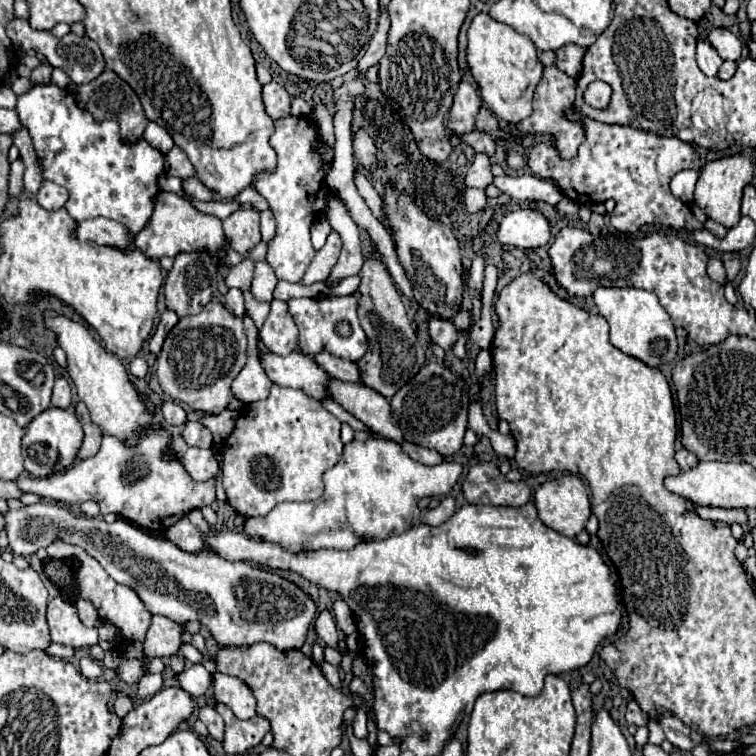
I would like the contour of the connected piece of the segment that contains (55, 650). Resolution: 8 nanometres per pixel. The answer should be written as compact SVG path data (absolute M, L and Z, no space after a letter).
M50 644L46 650L44 650L48 656L54 656L54 658L62 658L62 660L68 660L72 658L74 650L68 648L68 646L60 646L60 644Z

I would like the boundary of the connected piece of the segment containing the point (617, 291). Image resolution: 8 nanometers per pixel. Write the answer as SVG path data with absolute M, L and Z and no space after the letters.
M598 288L594 292L594 304L610 324L610 342L624 354L652 368L664 366L676 358L678 342L672 318L660 306L654 292L638 288Z

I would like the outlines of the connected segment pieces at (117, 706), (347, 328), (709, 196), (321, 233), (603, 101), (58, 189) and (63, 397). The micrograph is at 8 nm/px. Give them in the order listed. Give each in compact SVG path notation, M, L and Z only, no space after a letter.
M116 692L116 698L114 698L114 712L116 712L120 718L124 718L132 708L134 708L134 702L128 698L128 694Z
M358 294L344 296L344 298L292 298L286 302L288 312L292 314L298 330L300 330L300 348L304 354L314 356L320 350L328 350L330 354L356 362L364 356L366 352L366 334L358 322L356 316L356 304L358 304Z
M744 152L706 162L700 170L700 178L698 178L696 192L694 192L694 202L708 214L708 218L724 224L726 228L732 228L742 218L740 198L742 198L744 186L752 184L752 178L754 178L754 164L750 156Z
M324 216L318 218L312 224L312 246L314 246L314 250L320 250L324 246L330 232L332 232L332 228L330 228L330 224L328 224L328 220Z
M592 82L588 86L584 98L594 108L606 108L608 102L610 102L610 94L612 94L612 90L610 90L610 86L606 82Z
M44 180L40 190L36 192L36 202L46 210L58 210L68 200L68 190L50 180Z
M56 378L54 382L54 390L52 390L52 406L56 408L68 408L72 402L72 396L70 396L70 386L66 382L66 378Z

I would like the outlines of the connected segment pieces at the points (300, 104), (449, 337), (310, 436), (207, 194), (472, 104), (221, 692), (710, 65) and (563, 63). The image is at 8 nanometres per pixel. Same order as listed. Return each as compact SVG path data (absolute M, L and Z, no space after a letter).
M294 97L291 102L291 114L306 117L312 112L312 108L300 97Z
M428 318L426 326L428 326L428 334L430 334L432 342L438 344L438 346L442 346L446 352L452 348L452 344L456 342L456 338L460 336L460 332L454 328L454 324L450 320Z
M272 386L270 396L244 408L224 444L222 486L228 498L242 498L244 516L266 516L280 502L322 496L322 474L342 456L340 420L302 390Z
M190 178L190 180L186 180L184 182L184 186L186 186L186 190L192 194L192 196L196 196L198 200L214 200L214 192L212 190L208 190L198 178Z
M460 82L458 92L454 96L454 104L448 112L448 128L456 134L474 130L474 120L480 106L482 100L478 98L478 90L468 82Z
M216 672L212 682L214 682L216 702L226 704L236 714L236 718L248 720L256 714L256 700L254 700L250 688L242 680Z
M700 40L696 54L698 54L698 66L700 66L700 70L706 76L716 76L720 64L722 64L722 58L718 56L718 52L708 42Z
M566 44L560 50L556 50L556 66L566 74L580 74L584 60L584 48L576 44Z

